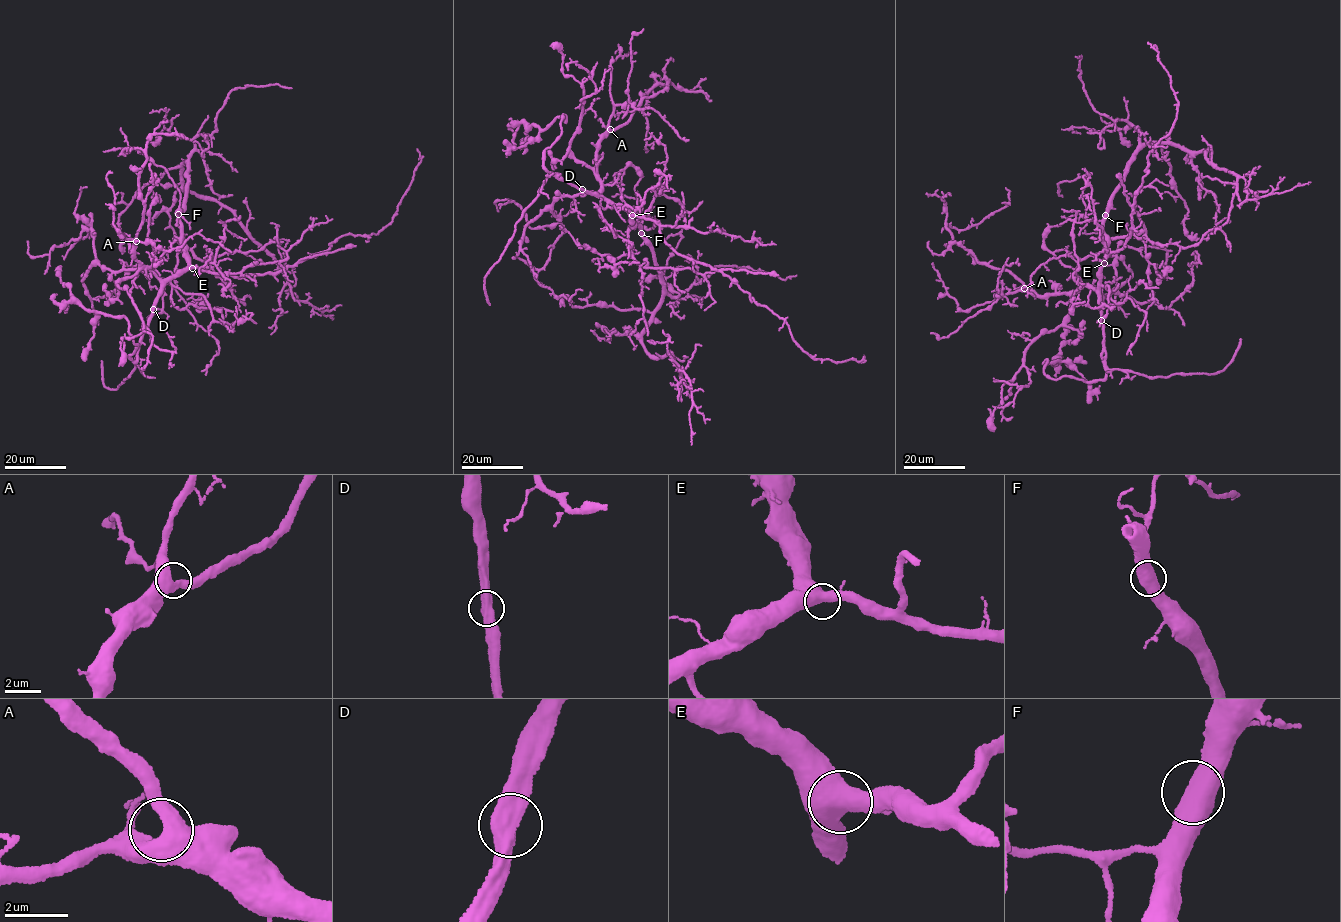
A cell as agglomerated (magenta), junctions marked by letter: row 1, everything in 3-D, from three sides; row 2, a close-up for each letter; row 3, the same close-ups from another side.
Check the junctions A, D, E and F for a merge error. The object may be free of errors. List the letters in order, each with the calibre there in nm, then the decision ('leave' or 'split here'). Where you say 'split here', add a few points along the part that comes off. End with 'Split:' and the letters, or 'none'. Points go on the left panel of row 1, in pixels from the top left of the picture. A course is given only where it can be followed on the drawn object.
A: 550 nm thick; leave
D: 550 nm thick; leave
E: 600 nm thick; leave
F: 600 nm thick; leave
Split: none

